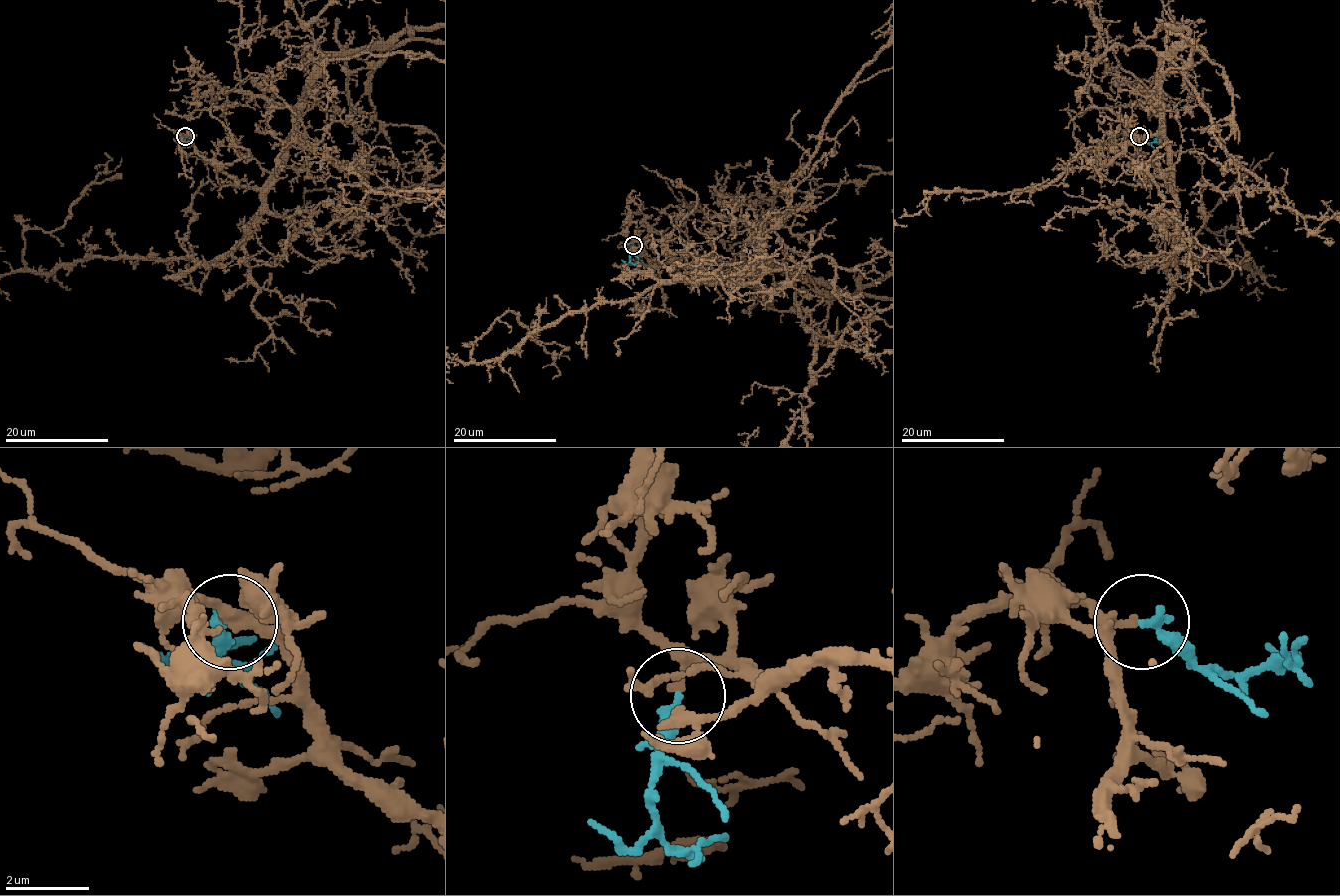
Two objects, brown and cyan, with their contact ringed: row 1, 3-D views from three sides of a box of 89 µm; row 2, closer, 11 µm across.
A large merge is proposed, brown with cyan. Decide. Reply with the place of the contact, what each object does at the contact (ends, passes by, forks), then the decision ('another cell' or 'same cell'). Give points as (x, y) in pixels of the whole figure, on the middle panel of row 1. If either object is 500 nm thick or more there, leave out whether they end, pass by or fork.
at (633, 245); brown passes by; cyan ends there; same cell

